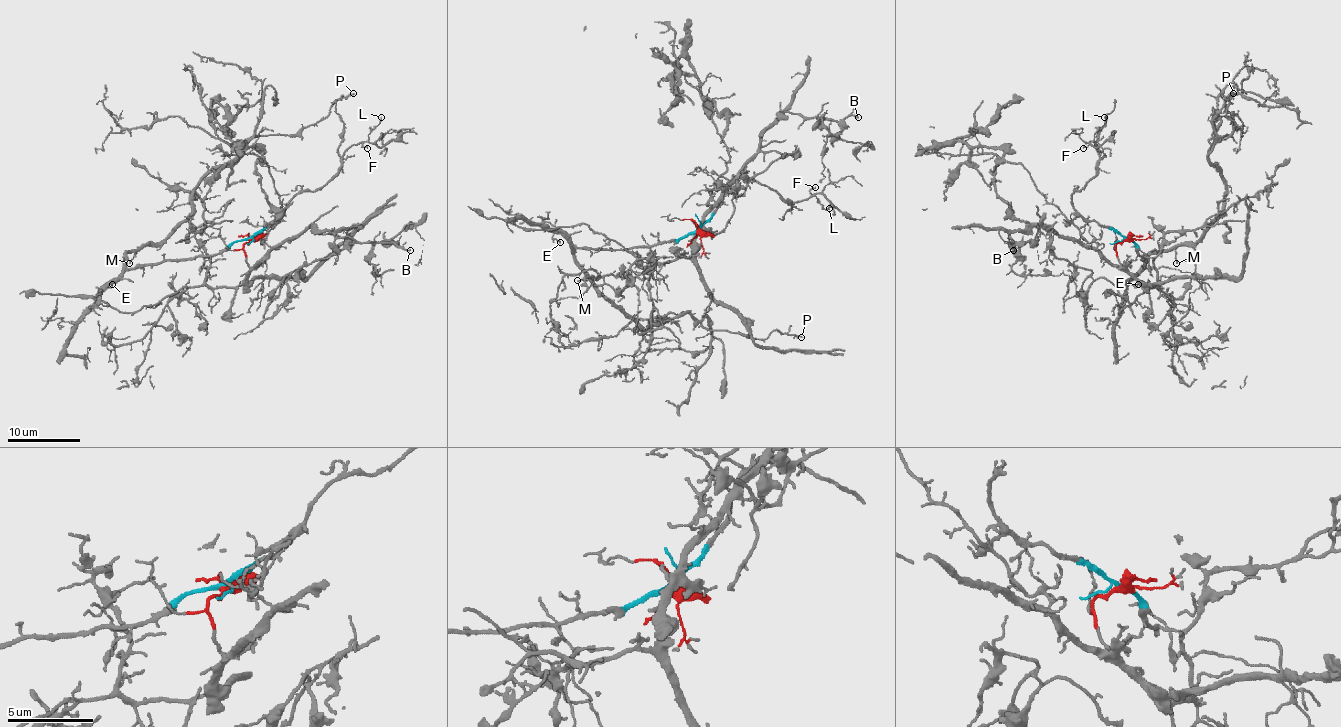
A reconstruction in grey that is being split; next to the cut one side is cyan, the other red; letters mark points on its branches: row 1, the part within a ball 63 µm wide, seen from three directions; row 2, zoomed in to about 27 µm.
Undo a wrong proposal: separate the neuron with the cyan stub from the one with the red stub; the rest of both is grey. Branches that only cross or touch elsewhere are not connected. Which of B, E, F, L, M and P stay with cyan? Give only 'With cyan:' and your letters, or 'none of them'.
With cyan: E, F, L, M, P

